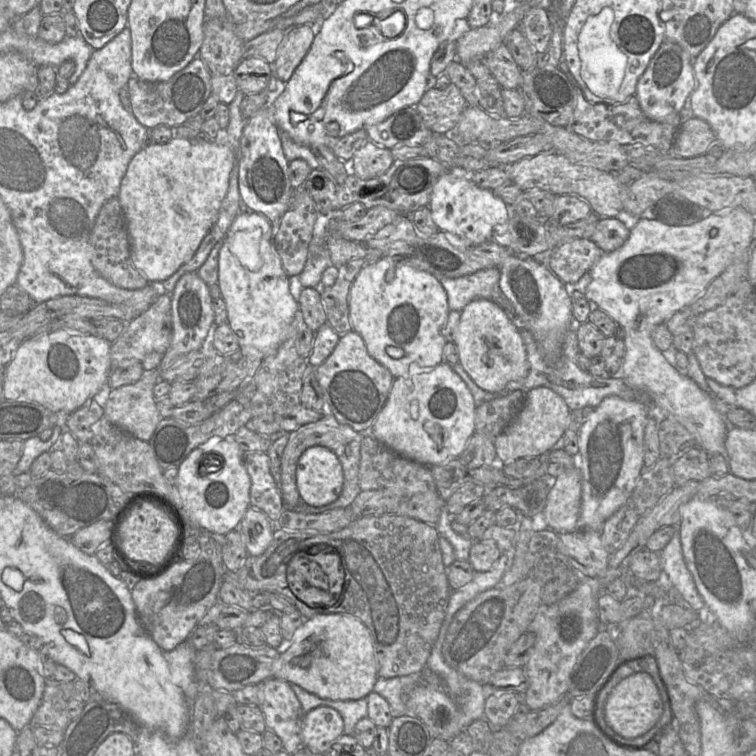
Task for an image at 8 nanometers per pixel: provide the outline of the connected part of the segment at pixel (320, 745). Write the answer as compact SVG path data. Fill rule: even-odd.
M319 706L304 715L302 744L314 753L324 754L343 732L344 722L340 713L327 706Z

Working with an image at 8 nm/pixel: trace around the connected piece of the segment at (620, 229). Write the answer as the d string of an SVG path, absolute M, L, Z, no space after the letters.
M621 214L616 218L600 218L590 239L603 253L609 253L623 246L629 234L625 214Z

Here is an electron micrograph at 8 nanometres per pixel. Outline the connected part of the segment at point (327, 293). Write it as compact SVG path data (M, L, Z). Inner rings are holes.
M364 258L352 259L341 265L338 276L331 287L322 287L321 296L327 323L339 334L352 330L349 318L349 292L353 281L366 264Z

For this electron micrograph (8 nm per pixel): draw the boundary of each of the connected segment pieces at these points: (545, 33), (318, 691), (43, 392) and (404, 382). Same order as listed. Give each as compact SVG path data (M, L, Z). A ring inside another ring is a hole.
M532 7L523 16L518 28L538 55L546 52L552 28L547 11L541 7Z
M318 614L305 619L290 641L290 646L277 661L273 678L295 684L321 699L348 701L366 698L378 678L371 634L359 619L349 614Z
M55 328L49 333L25 339L8 364L7 375L3 382L5 400L36 402L58 413L70 414L91 400L100 389L107 385L112 371L110 358L111 343L92 334L71 332L65 328Z
M445 361L432 371L412 378L394 378L388 399L370 429L377 441L398 455L428 467L438 466L457 459L464 451L475 433L475 410L476 405L470 390Z

